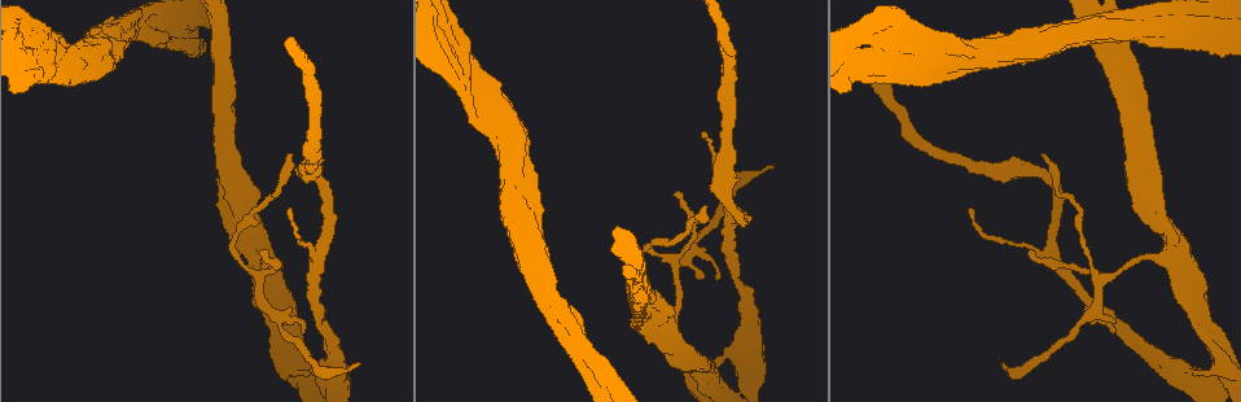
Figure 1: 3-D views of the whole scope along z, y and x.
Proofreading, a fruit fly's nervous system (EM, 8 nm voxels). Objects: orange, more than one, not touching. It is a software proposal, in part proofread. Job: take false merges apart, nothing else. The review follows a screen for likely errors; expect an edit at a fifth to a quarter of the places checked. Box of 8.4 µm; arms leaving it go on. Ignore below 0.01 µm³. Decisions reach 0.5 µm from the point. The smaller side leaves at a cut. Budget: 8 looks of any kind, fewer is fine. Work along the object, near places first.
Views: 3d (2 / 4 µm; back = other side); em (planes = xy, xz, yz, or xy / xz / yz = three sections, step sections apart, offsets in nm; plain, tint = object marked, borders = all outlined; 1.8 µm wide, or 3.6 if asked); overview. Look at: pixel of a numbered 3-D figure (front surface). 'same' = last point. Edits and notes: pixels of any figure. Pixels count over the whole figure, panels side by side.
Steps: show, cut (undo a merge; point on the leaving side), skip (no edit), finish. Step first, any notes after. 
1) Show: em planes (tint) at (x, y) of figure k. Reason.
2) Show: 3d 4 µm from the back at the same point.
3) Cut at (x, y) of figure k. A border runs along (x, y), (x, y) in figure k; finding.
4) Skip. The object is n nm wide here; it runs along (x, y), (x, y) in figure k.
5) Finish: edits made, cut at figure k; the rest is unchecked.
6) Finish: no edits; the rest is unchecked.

Show: em 3.6 µm yz step 4 (tint) at (92, 47) of figure 1. Branch point.

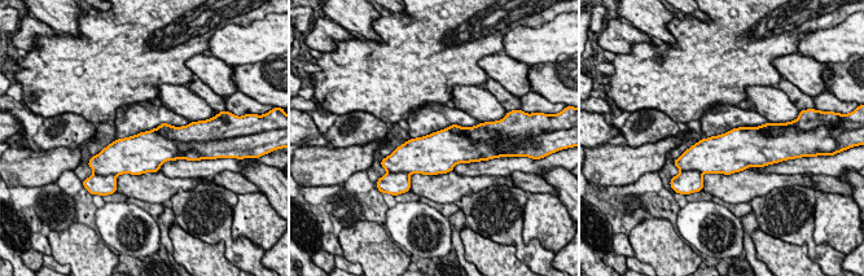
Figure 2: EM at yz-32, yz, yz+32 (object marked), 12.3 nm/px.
Cut at (192, 139) of figure 2. A border runs along (152, 130), (174, 139), (183, 158) in figure 2; a second neuron is stuck on.

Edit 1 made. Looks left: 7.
Show: overview. See it whole again.

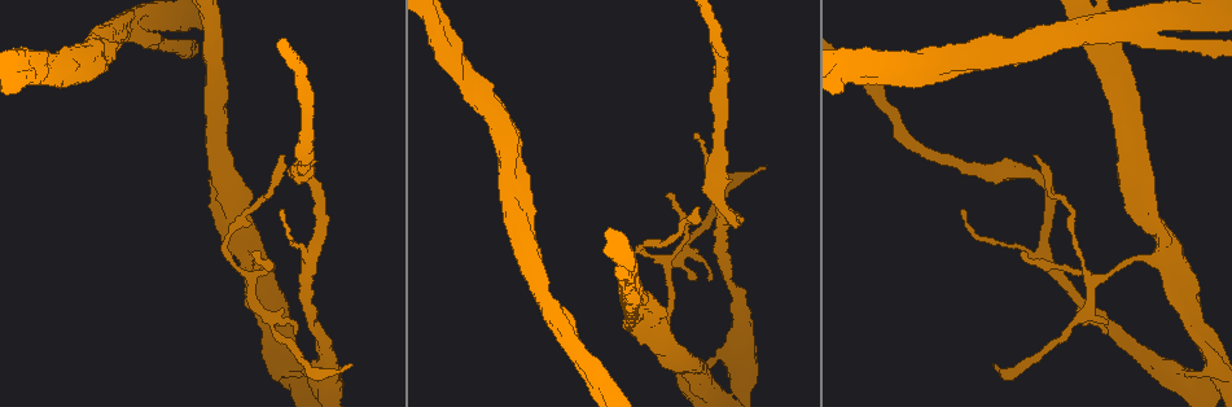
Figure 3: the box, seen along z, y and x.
Show: 3d 2 µm at (256, 283) of figure 3. Four or more arms meet.

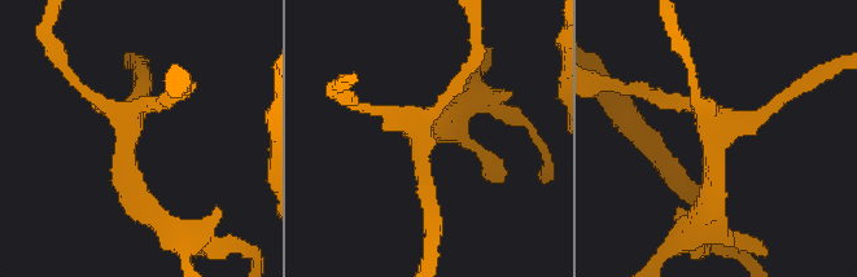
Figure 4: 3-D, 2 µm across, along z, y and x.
Show: em xy step 8 (tint) at (423, 142) of figure 4. 4 arms meet here; need the tissue.

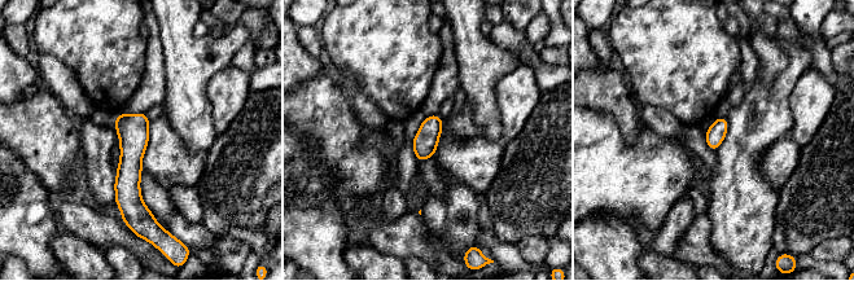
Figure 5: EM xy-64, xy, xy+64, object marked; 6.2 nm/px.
Skip. The object is 120 nm wide here; continuous, no second neuron.

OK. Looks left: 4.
Show: em planes (borders) at (1193, 373) of figure 3. Abrupt turn.

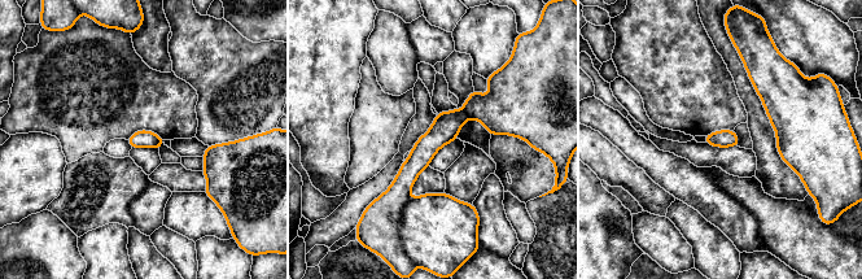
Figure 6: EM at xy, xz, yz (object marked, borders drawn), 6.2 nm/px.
Cut at (506, 110) of figure 6. A border runs along (462, 110), (471, 117) in figure 6; a second neuron is stuck on.

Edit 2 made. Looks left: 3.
Finish: edits made, cut at figure 2, cut at figure 6; the rest is unchecked.

